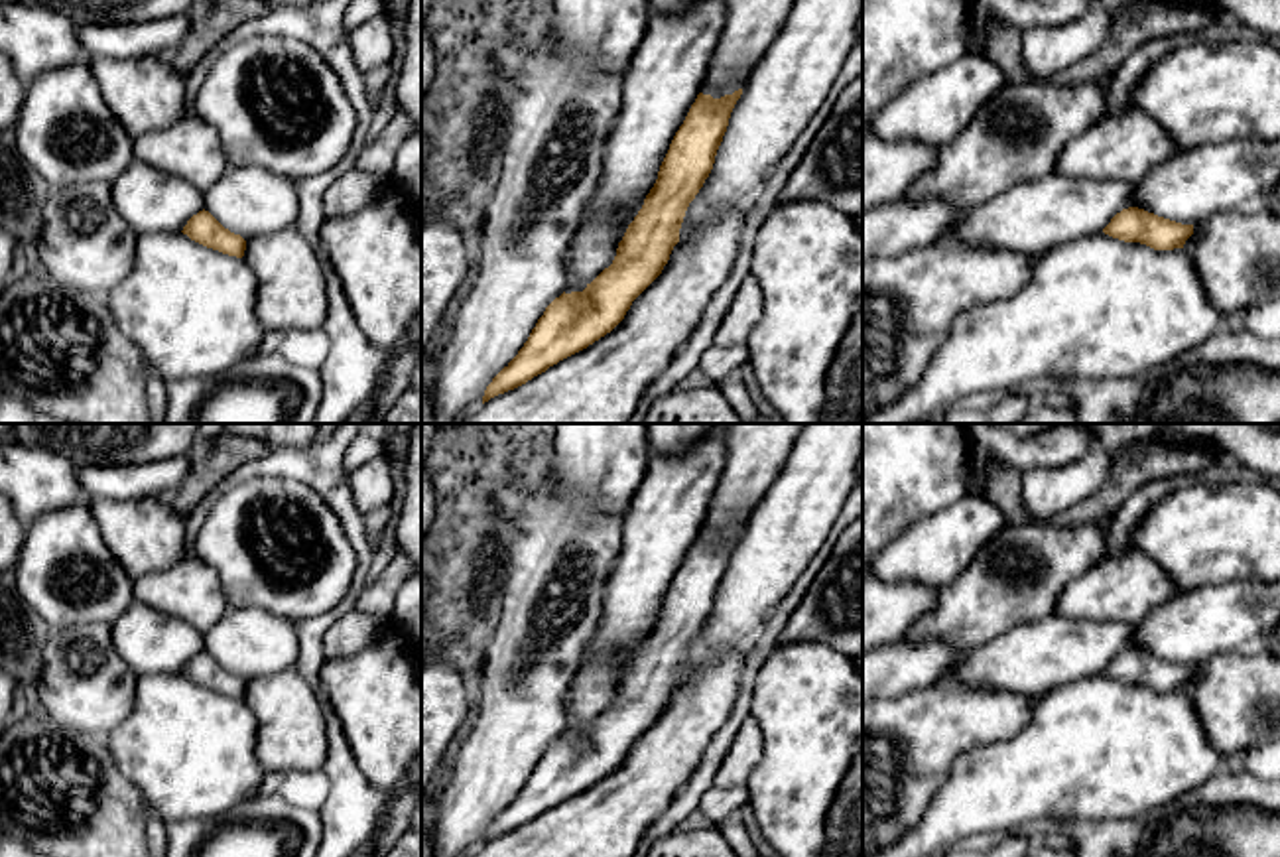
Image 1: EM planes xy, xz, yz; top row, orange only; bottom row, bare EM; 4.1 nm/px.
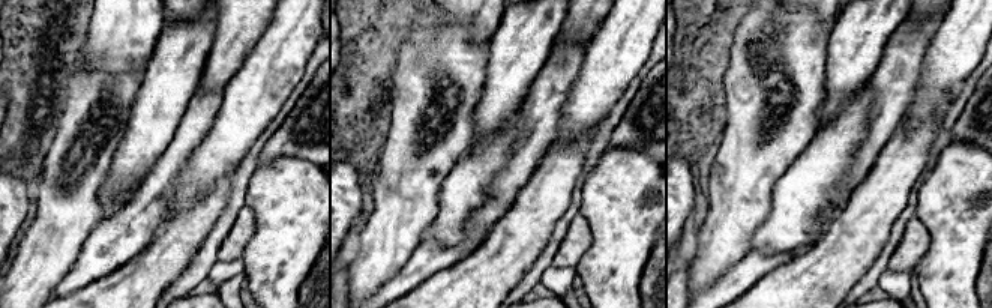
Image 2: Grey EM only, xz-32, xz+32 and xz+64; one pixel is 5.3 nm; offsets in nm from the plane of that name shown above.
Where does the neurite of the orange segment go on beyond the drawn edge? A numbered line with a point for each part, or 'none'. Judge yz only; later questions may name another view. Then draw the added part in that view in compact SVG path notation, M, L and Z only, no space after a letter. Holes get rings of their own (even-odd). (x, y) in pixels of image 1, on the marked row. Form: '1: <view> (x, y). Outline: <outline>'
1: yz (1095, 308). Outline: M1105 232L1087 234L1040 254L1030 282L1016 296L959 313L922 378L892 404L864 410L863 424L941 424L949 406L965 406L1004 392L1024 392L1040 378L1132 378L1193 351L1223 323L1225 315L1207 301L1193 260L1184 248L1154 250Z

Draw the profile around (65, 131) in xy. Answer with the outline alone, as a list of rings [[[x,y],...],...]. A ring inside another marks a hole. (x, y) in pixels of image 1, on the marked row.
[[[91,63],[28,83],[14,130],[18,152],[51,189],[112,183],[136,160],[134,140],[104,102]]]

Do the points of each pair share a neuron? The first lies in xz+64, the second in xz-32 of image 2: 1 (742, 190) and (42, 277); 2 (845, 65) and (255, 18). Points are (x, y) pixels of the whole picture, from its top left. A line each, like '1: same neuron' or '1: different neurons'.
1: same neuron
2: different neurons

